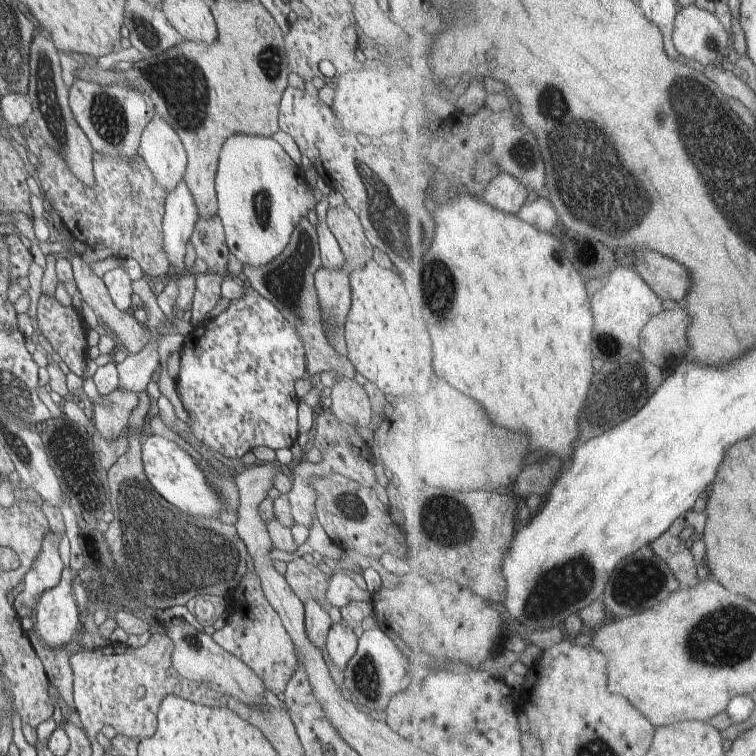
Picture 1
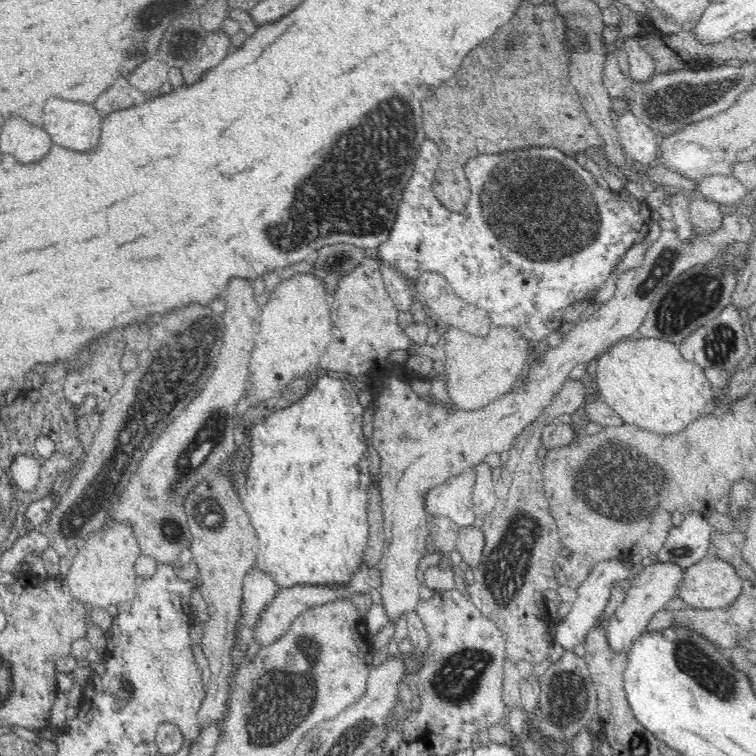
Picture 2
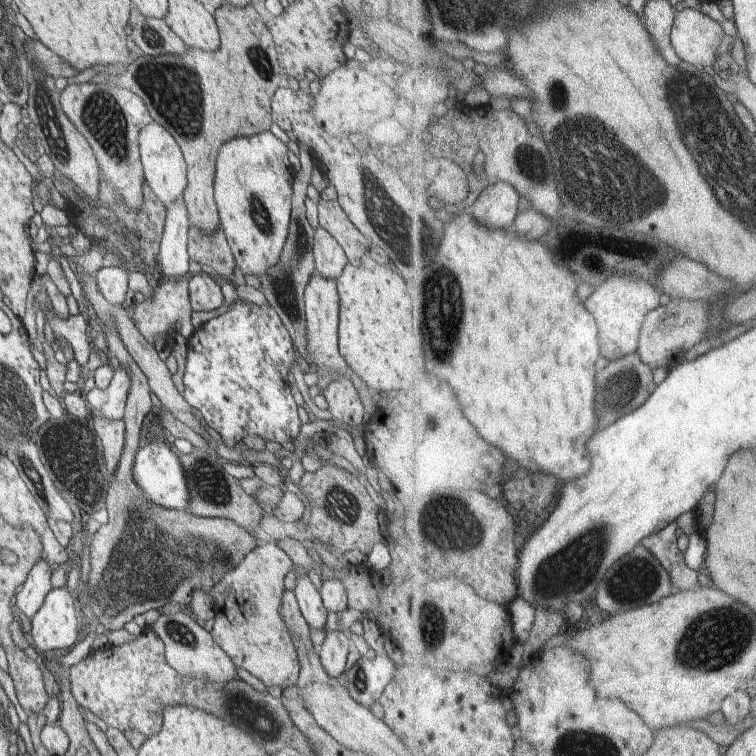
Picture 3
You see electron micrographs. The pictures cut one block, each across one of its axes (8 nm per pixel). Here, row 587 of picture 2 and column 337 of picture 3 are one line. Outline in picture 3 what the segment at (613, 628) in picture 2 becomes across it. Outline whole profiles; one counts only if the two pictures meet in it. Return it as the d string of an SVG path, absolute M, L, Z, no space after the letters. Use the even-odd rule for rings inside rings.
M344 629L329 630L323 644L317 648L322 668L328 676L338 678L344 670L350 658L350 635Z

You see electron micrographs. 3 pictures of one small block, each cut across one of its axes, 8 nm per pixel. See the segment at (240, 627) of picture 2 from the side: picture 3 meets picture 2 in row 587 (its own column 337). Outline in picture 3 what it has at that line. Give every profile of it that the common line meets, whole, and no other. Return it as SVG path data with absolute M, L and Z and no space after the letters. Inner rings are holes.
M319 226L314 231L312 252L316 272L324 278L337 279L348 264L342 246L324 227Z

